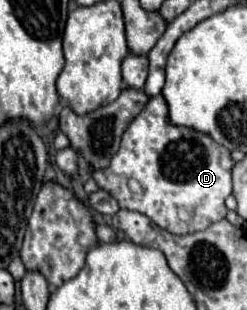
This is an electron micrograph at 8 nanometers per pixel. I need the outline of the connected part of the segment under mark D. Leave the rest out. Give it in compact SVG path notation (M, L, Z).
M159 94L149 98L145 110L129 124L109 168L93 172L93 178L99 188L117 198L121 208L149 216L171 234L189 234L225 218L225 198L231 194L231 168L229 150L211 136L169 122L167 102Z

